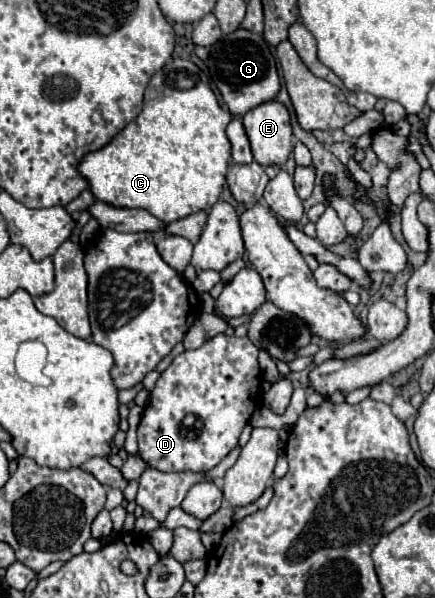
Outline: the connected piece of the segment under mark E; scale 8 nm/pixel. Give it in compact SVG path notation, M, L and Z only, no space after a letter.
M278 100L264 102L242 116L254 160L262 166L284 164L292 154L292 126L286 106Z

